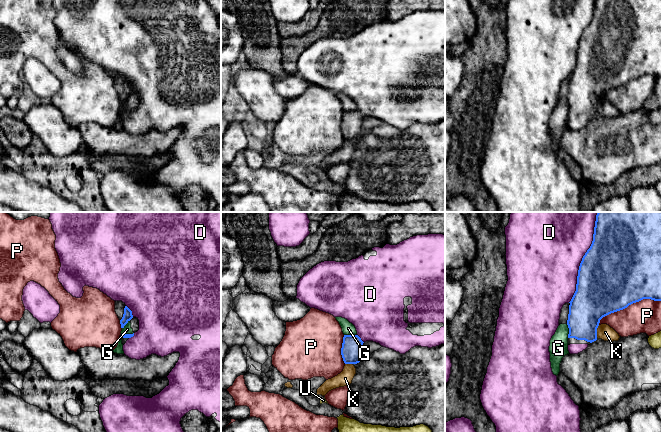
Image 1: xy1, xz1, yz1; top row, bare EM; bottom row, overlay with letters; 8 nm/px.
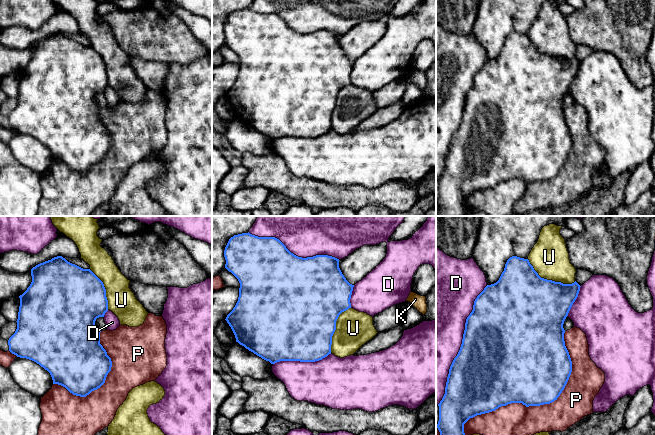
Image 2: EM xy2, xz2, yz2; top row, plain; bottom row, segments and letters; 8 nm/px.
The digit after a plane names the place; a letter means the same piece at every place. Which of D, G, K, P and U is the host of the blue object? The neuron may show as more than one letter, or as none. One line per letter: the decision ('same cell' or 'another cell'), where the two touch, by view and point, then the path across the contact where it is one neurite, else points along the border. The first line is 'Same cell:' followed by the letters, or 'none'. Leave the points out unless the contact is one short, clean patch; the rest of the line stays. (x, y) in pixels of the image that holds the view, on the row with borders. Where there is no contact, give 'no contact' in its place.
Same cell: D
D: same cell; contact yz2 (461, 345)
G: another cell; contact yz1 (569, 331); border yz1 (566, 324), (568, 337)
K: another cell; contact yz1 (596, 331); border yz1 (599, 325), (596, 337)
P: another cell; contact yz2 (538, 405)
U: another cell; contact yz2 (549, 280)

